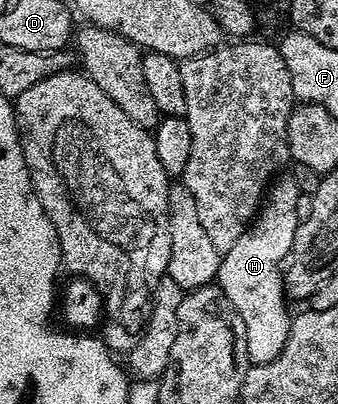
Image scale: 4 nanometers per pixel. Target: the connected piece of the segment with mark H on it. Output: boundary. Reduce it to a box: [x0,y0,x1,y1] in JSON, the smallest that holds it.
[217,174,300,364]

